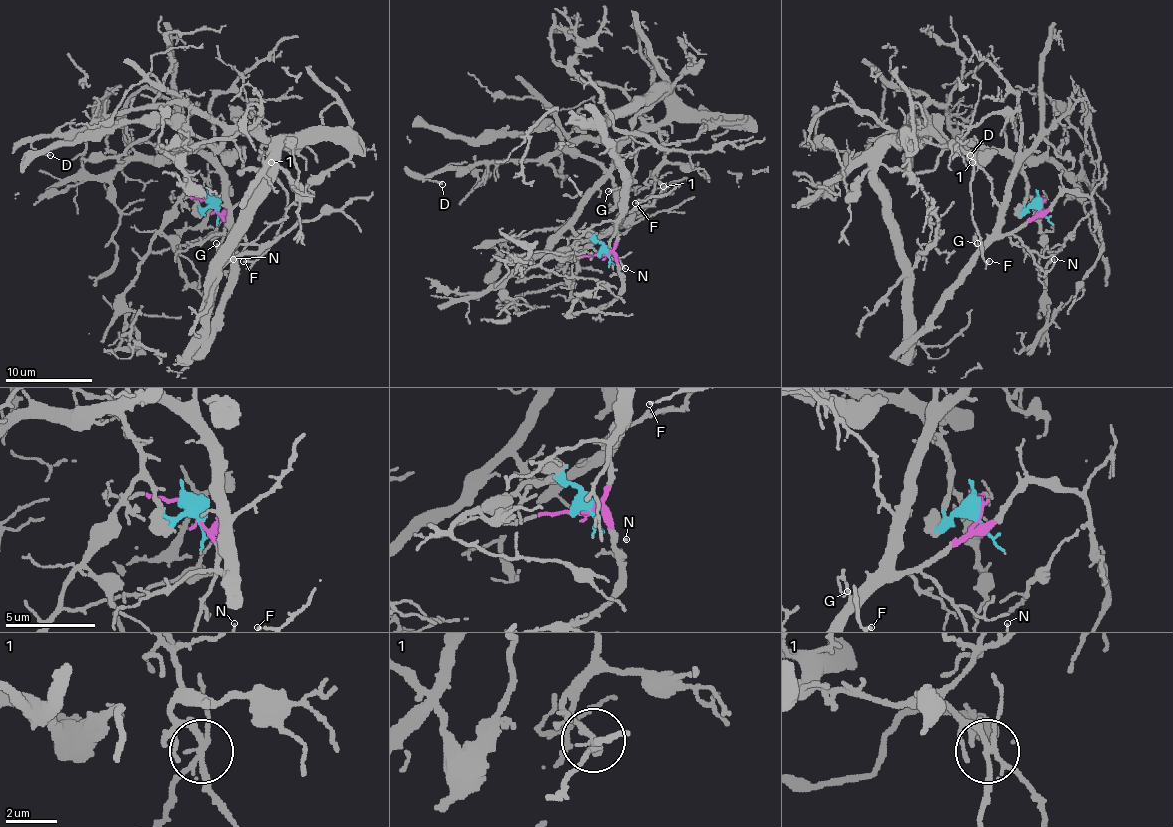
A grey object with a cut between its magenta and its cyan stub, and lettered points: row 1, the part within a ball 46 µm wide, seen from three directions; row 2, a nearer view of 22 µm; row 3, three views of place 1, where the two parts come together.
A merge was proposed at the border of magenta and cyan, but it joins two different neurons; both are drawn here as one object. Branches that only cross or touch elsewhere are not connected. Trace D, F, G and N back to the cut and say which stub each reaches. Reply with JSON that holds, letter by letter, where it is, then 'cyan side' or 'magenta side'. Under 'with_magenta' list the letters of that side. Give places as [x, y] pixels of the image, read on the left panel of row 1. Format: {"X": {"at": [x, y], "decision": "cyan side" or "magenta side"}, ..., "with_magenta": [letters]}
{"D": {"at": [50, 155], "decision": "cyan side"}, "F": {"at": [243, 261], "decision": "cyan side"}, "G": {"at": [216, 243], "decision": "magenta side"}, "N": {"at": [233, 259], "decision": "magenta side"}, "with_magenta": ["G", "N"]}

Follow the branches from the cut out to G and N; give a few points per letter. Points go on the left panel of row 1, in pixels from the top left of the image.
G: (213, 204), (232, 243), (217, 243)
N: (213, 204), (223, 221), (223, 236), (215, 267), (228, 271), (232, 258)

